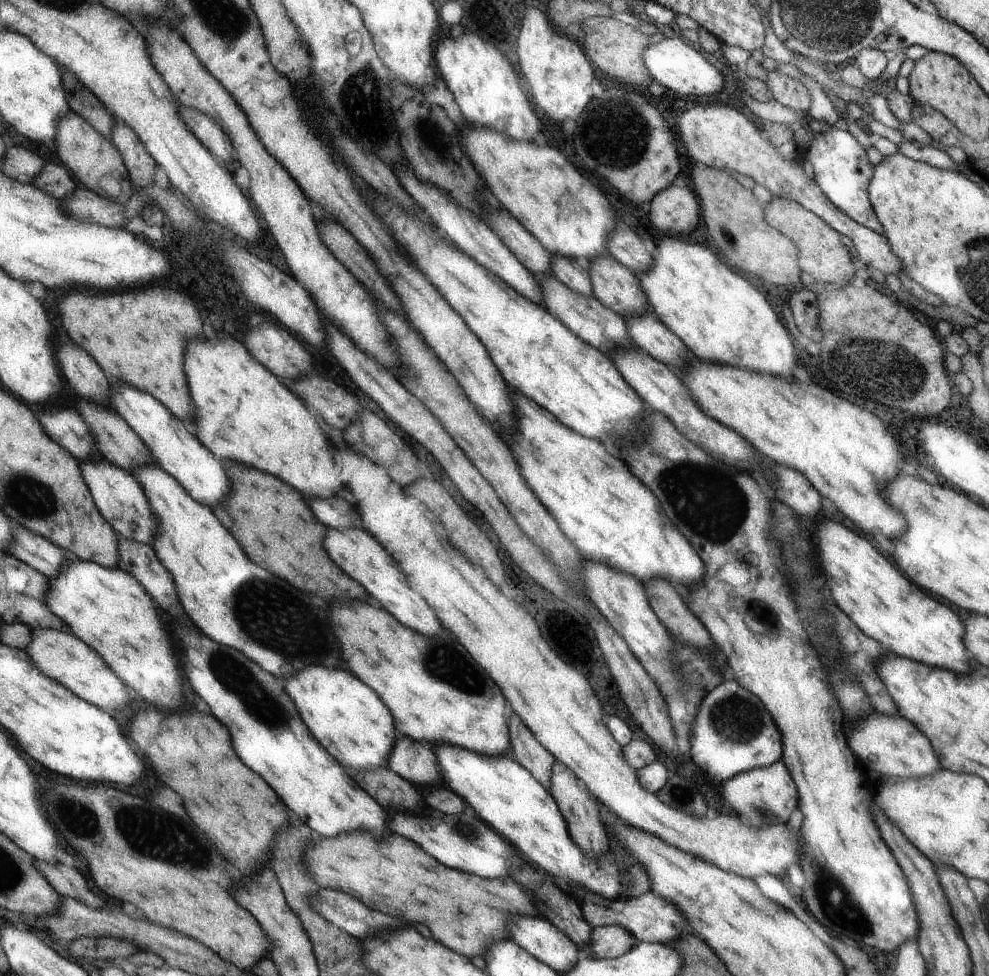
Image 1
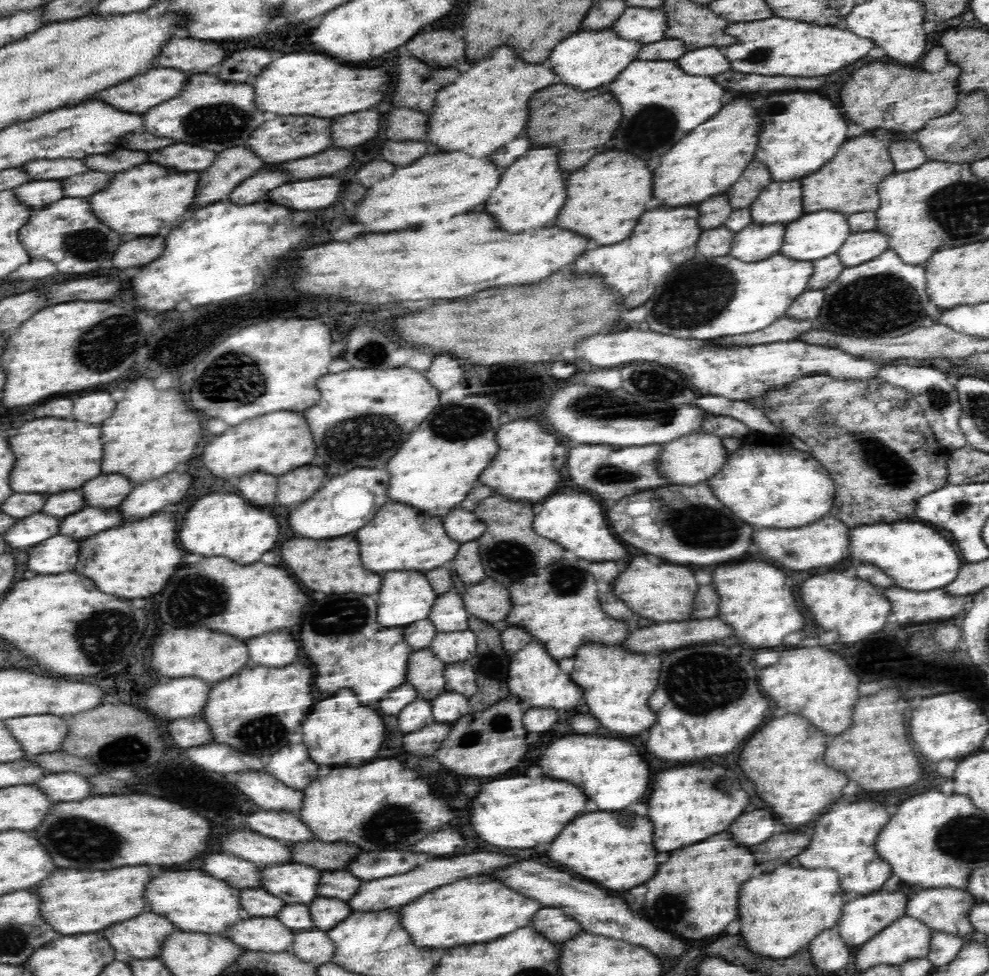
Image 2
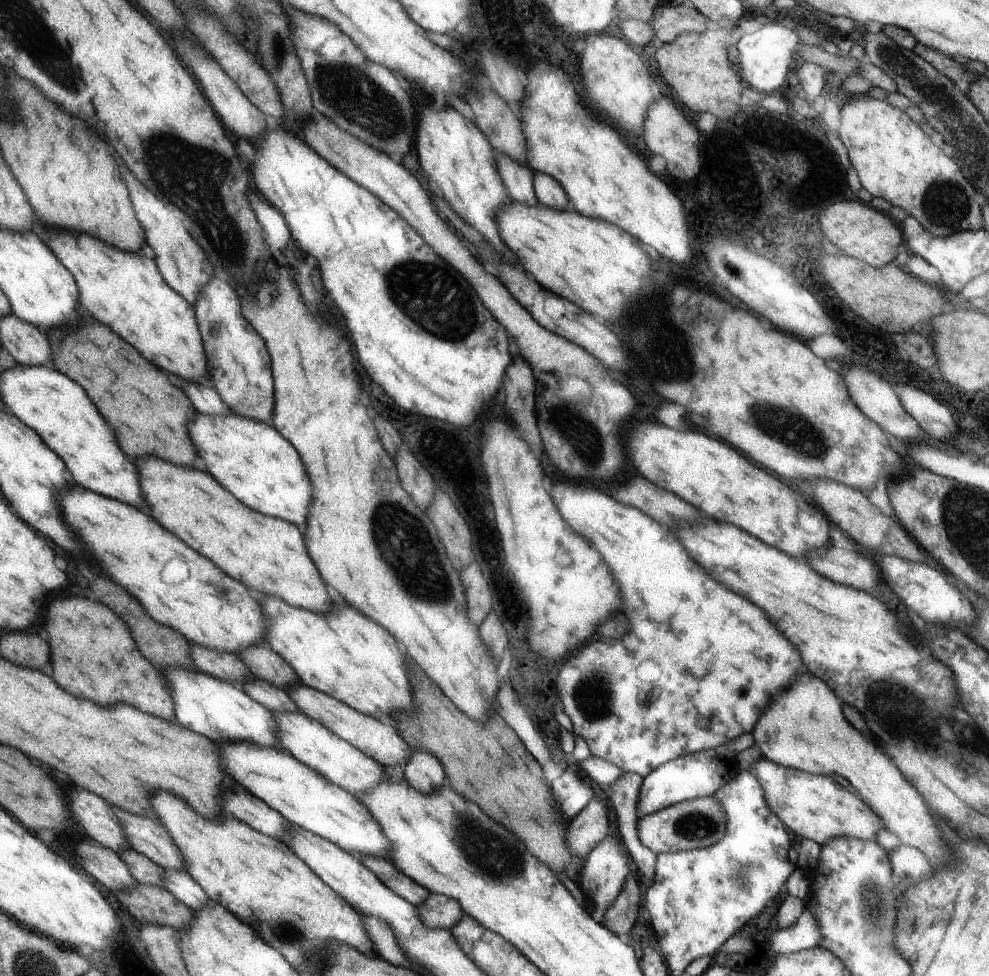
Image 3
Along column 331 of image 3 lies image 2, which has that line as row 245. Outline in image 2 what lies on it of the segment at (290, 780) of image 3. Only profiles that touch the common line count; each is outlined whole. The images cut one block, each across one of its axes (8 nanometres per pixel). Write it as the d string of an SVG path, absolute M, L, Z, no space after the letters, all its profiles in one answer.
M824 210L806 213L802 218L785 225L783 243L779 253L792 260L813 261L836 254L847 236L850 236L848 219L841 212Z

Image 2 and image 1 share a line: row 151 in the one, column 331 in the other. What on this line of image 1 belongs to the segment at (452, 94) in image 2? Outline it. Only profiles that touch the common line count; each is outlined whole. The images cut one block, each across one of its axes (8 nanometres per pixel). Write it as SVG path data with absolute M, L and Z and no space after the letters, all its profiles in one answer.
M222 334L216 344L190 342L186 366L190 366L190 386L194 386L194 402L198 402L198 434L202 434L202 442L206 442L218 458L274 474L310 498L330 498L342 490L340 472L330 460L332 444L318 418L284 384L280 384L272 372L260 366L240 342Z

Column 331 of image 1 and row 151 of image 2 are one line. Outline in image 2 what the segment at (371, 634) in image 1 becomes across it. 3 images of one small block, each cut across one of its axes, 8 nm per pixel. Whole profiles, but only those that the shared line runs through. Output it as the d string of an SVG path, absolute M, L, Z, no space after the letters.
M610 150L594 156L584 168L566 178L566 202L556 216L556 226L560 226L562 230L576 230L576 234L586 236L598 246L610 246L622 242L626 236L630 236L638 216L646 212L646 202L650 200L650 176L652 172L648 170L646 162L638 160L636 156L630 156L630 152Z

